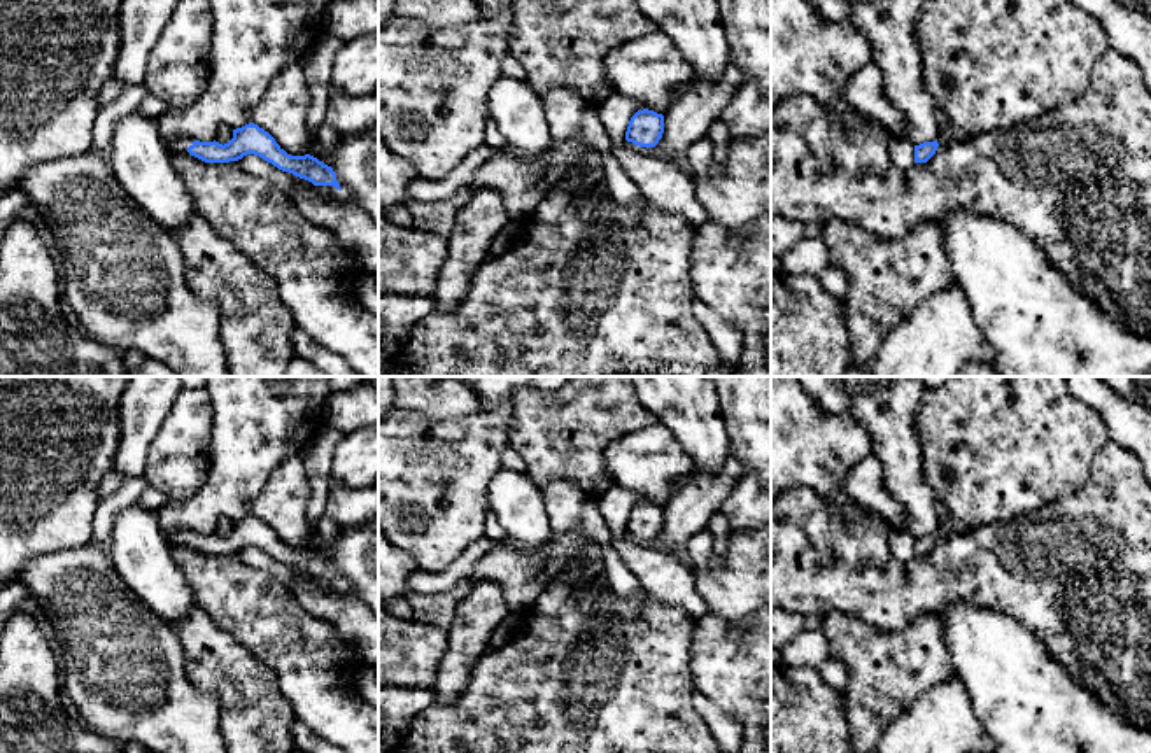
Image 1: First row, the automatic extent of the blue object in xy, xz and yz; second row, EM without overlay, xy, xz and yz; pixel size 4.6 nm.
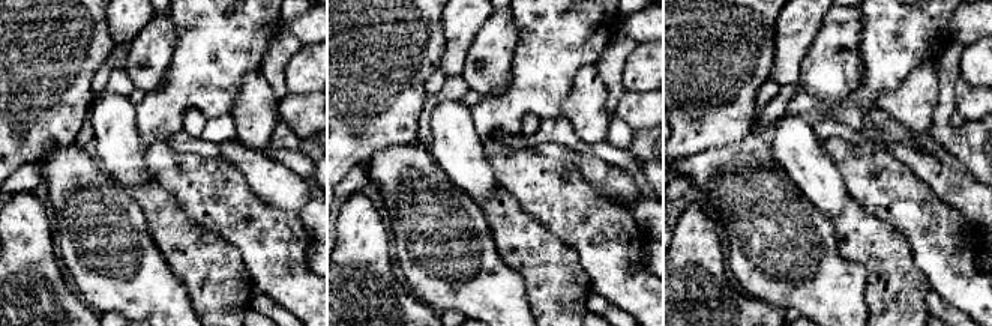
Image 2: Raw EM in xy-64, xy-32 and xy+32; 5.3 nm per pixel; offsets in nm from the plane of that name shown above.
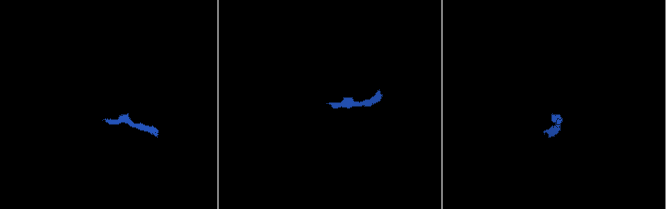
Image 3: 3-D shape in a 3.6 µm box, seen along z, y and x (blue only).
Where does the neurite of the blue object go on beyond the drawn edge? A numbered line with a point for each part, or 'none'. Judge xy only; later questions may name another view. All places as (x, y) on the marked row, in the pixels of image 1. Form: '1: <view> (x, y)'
1: xy (181, 144)

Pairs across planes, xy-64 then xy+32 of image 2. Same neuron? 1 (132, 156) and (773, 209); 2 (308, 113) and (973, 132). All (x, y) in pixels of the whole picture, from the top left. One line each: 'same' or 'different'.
1: different
2: different

